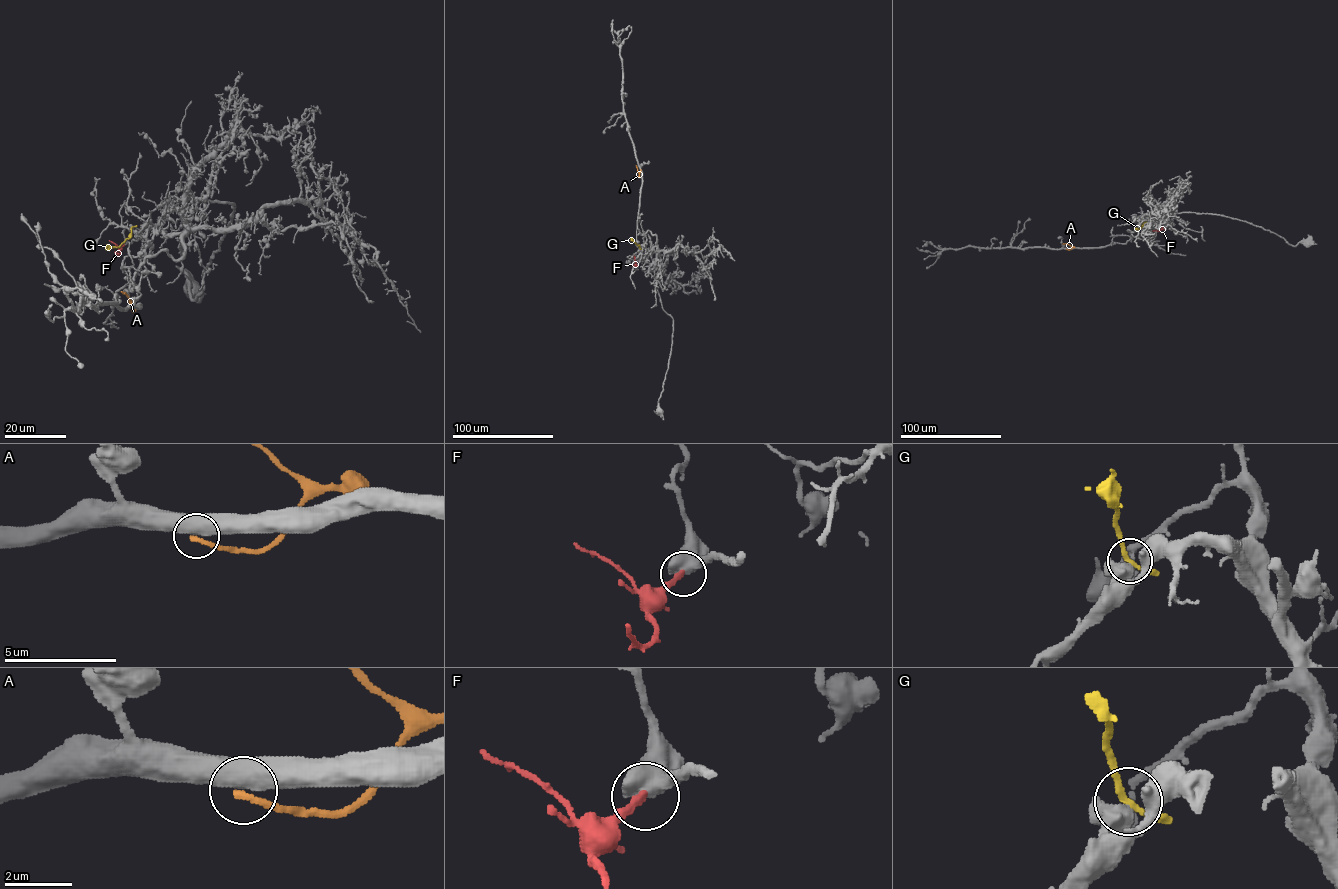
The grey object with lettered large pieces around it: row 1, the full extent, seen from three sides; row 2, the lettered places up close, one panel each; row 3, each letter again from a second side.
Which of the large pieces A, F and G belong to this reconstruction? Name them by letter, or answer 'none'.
F

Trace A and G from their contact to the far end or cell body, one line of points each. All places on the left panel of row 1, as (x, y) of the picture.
A: (135, 309), (133, 311), (128, 297), (121, 291)
G: (133, 227), (131, 235), (119, 247), (107, 246)

